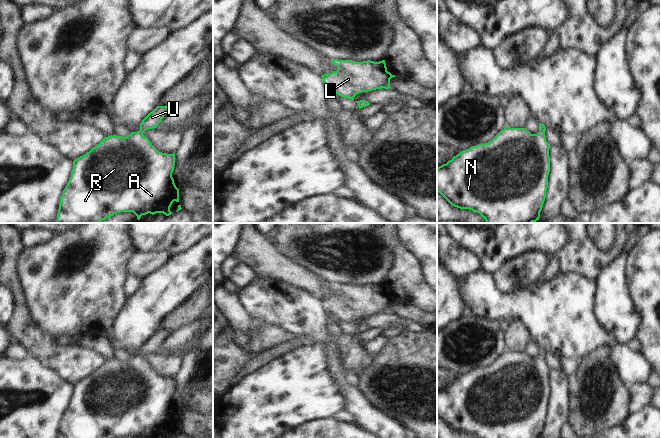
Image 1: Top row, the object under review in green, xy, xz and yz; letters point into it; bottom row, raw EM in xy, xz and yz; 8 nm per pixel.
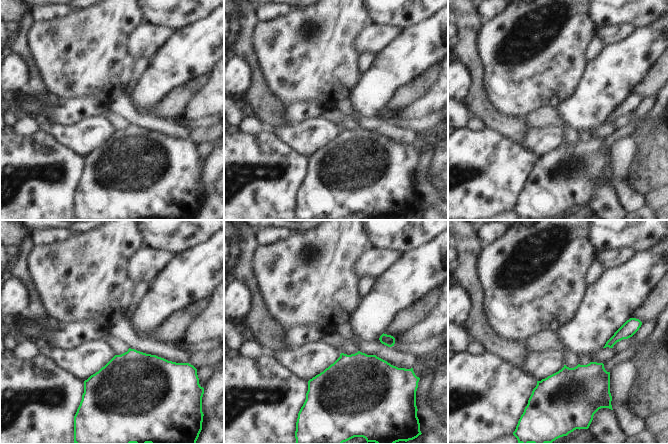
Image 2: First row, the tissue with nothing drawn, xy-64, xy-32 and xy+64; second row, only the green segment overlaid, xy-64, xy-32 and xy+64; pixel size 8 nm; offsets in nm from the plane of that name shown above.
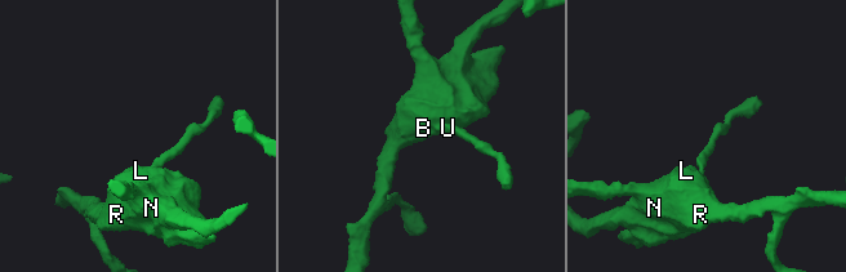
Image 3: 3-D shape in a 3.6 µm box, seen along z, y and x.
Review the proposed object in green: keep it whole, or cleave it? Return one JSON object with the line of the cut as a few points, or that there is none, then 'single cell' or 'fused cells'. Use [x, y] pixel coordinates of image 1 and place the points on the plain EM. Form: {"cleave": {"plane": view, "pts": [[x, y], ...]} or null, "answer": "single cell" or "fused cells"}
{"cleave": null, "answer": "single cell"}

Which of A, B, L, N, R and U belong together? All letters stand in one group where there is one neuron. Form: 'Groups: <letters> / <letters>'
Groups: A B L N R U.

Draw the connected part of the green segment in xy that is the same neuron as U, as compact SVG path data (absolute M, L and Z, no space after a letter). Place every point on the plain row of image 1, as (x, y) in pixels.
M157 330L140 347L140 354L126 361L117 359L105 361L89 376L73 385L71 401L63 414L57 438L117 438L133 436L134 438L173 438L170 431L174 425L179 426L179 413L174 407L172 397L175 390L175 377L159 376L143 357L156 352L170 335L167 330Z

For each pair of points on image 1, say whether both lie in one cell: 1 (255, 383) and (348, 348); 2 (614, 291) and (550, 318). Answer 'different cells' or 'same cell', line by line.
1: same cell
2: different cells

